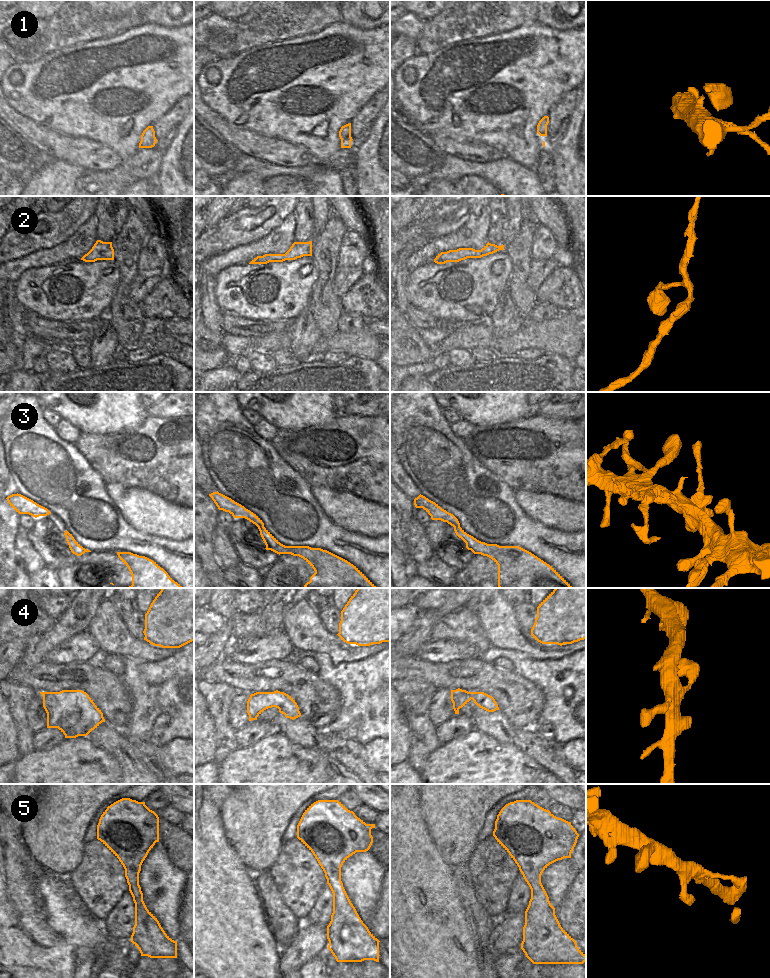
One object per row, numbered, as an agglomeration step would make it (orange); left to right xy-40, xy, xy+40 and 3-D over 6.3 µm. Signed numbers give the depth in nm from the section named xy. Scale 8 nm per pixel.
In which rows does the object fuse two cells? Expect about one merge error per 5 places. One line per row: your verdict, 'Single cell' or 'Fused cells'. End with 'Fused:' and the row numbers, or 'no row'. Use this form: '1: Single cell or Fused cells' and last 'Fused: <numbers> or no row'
1: Single cell
2: Single cell
3: Fused cells
4: Single cell
5: Single cell
Fused: 3.

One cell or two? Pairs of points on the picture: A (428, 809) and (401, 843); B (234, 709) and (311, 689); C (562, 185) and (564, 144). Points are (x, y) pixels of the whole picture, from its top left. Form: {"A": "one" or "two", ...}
{"A": "two", "B": "two", "C": "one"}

